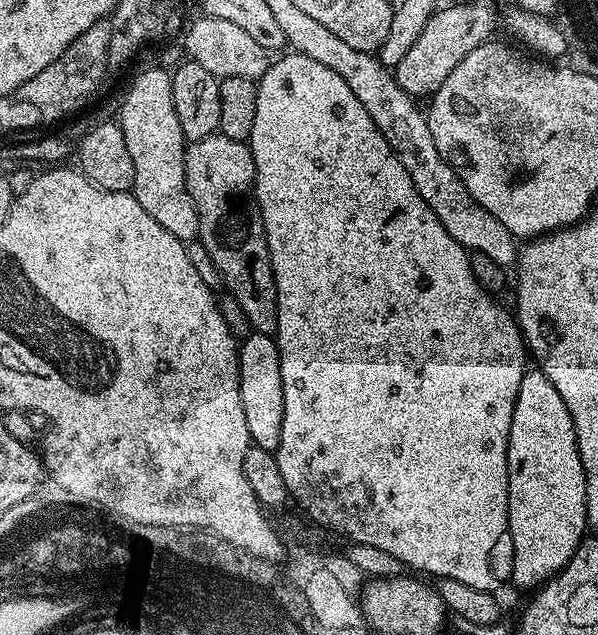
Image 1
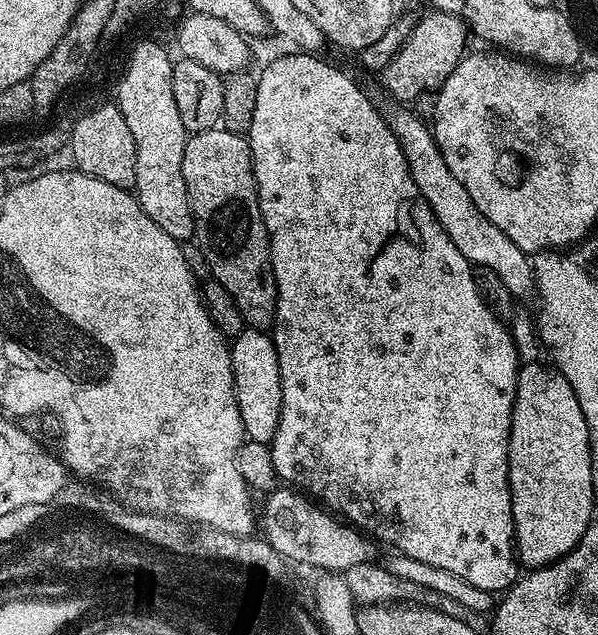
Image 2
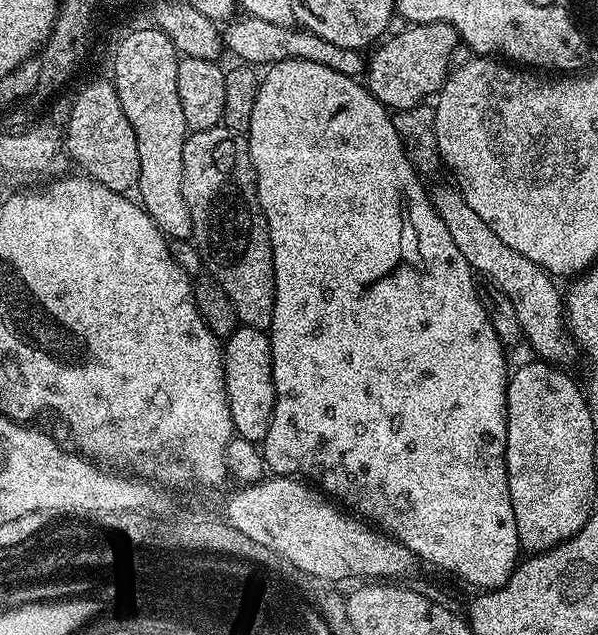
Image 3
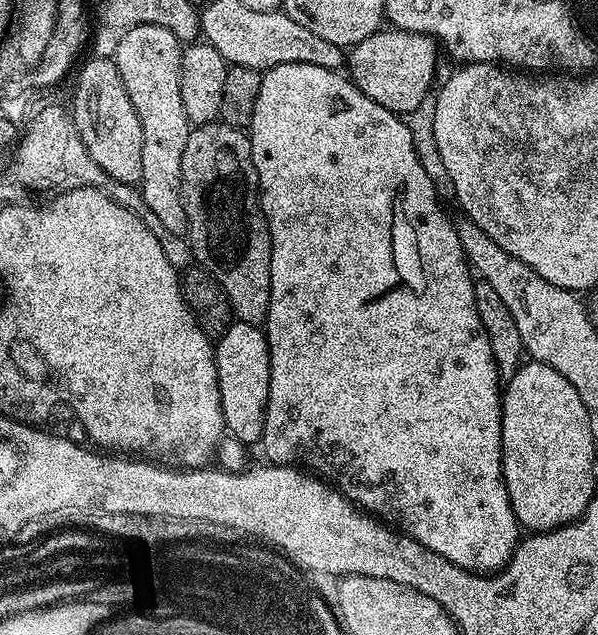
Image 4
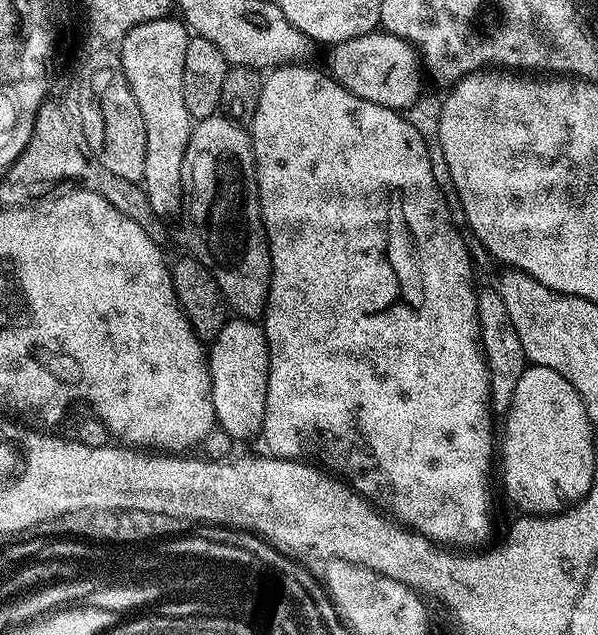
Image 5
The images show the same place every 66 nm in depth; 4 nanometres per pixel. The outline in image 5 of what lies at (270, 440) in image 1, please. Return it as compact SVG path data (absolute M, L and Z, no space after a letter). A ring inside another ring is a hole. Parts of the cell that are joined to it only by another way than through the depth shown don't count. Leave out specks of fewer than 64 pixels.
M230 318L210 341L206 355L218 428L236 442L257 439L264 430L268 385L268 343L263 327L255 320Z

